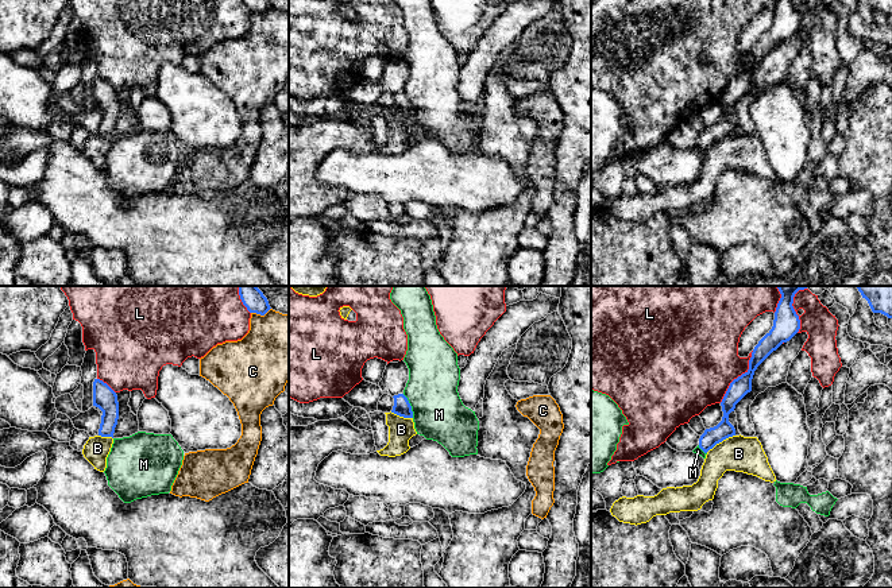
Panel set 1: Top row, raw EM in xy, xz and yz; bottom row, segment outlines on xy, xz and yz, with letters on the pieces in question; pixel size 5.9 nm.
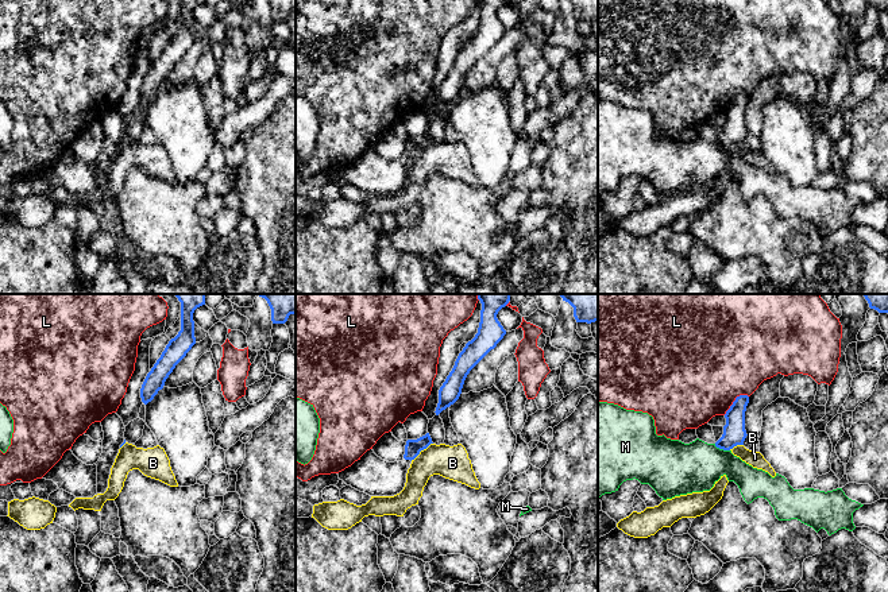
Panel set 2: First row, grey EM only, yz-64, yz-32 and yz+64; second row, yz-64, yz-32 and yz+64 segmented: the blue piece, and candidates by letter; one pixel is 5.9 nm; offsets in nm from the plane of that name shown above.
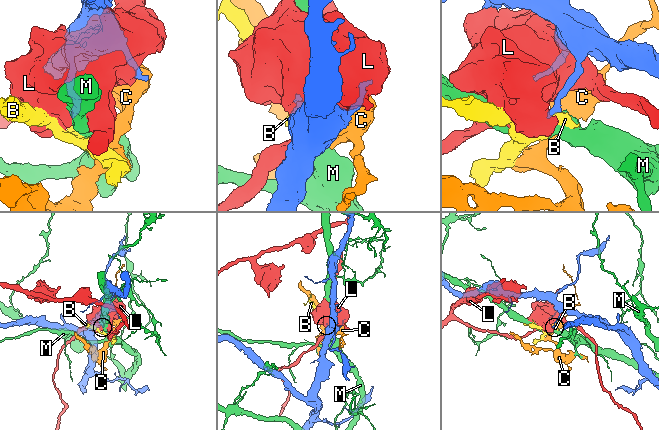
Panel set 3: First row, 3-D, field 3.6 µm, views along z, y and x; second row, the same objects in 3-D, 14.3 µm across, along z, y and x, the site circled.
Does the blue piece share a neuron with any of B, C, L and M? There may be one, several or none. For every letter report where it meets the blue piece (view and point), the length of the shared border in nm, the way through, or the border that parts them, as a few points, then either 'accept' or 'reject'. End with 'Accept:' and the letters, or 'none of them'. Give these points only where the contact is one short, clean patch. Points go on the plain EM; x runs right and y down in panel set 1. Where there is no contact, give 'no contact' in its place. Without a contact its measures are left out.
B: yz (719, 139) | 200 nm | along yz (734, 132), (717, 140), (706, 150) | reject
C: xy (261, 12) | 120 nm | reject
L: yz (738, 74) | 380 nm | reject
M: xz (410, 104) | 160 nm | reject
Accept: none of them

